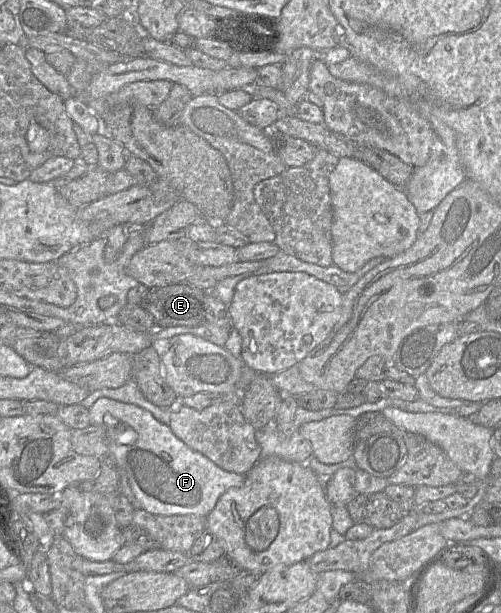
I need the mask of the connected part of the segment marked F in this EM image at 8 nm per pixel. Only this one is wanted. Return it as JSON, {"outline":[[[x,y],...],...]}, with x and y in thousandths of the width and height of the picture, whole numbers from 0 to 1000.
{"outline":[[[204,648],[184,661],[178,672],[180,693],[212,697],[216,746],[236,768],[253,777],[277,822],[275,830],[307,840],[413,842],[445,804],[459,796],[481,794],[489,786],[489,775],[435,762],[403,739],[373,728],[335,693],[321,690],[297,670],[273,661]]]}

